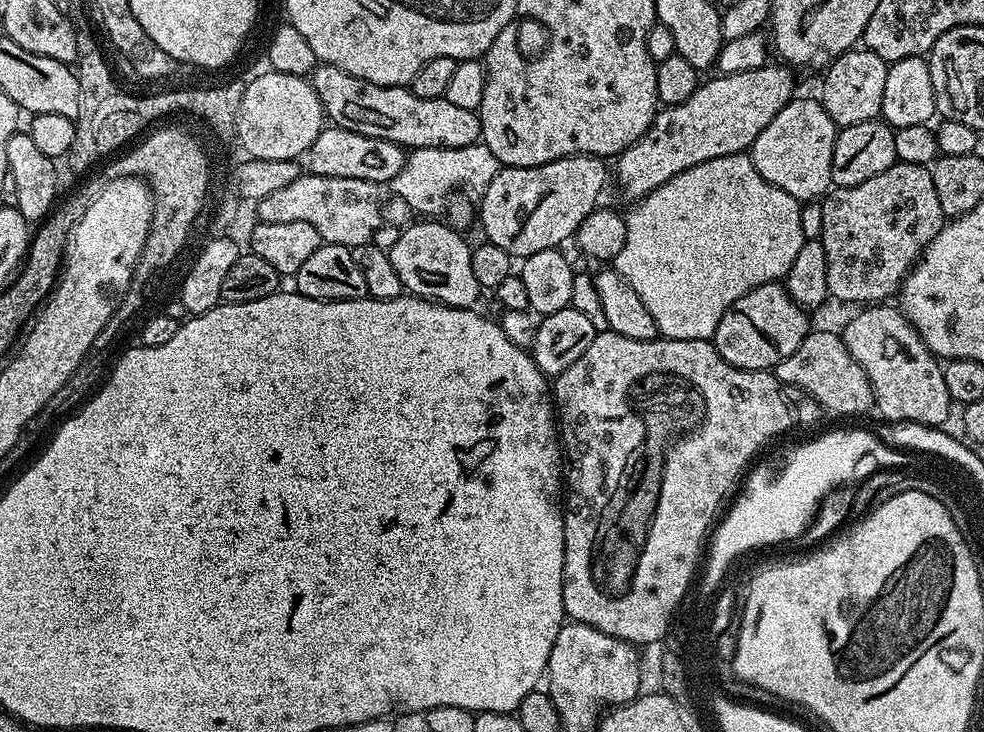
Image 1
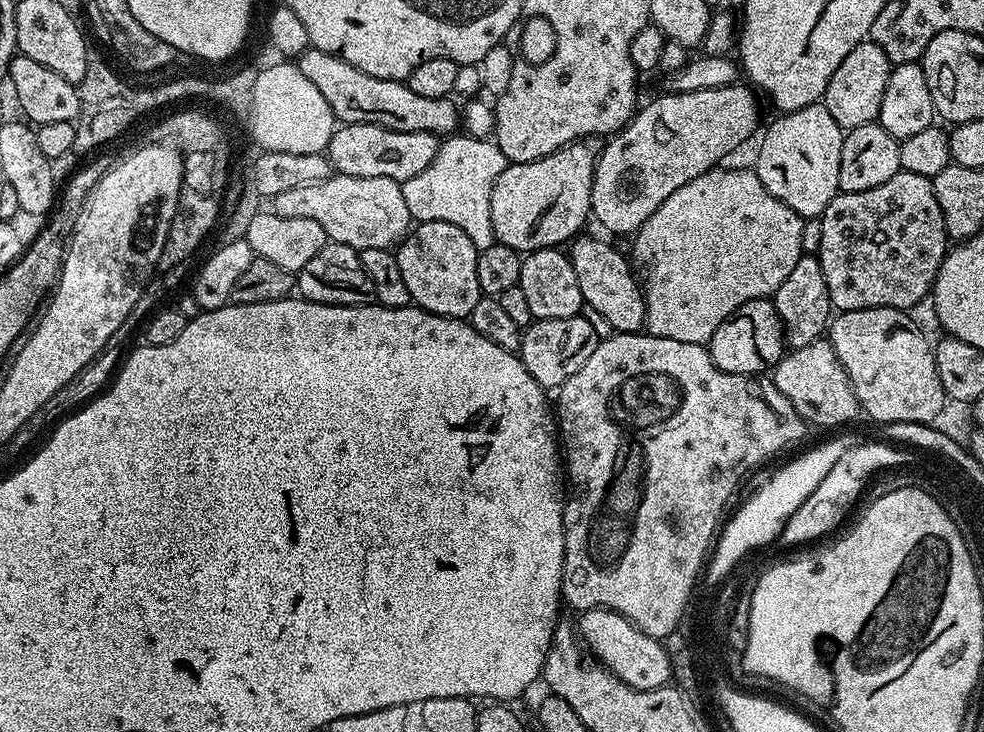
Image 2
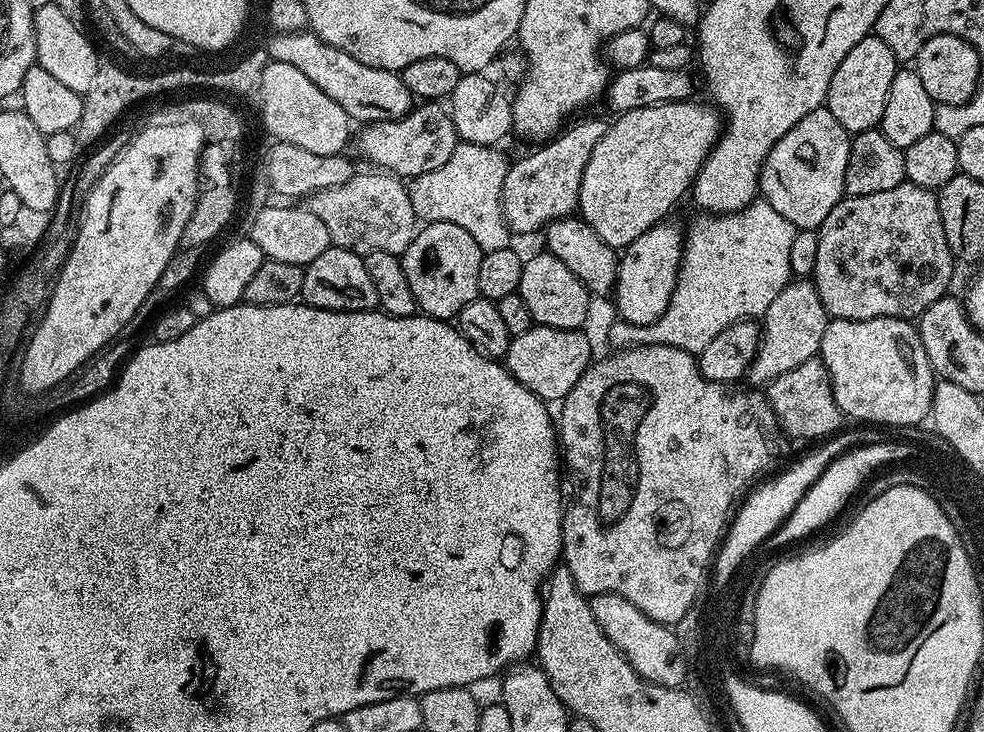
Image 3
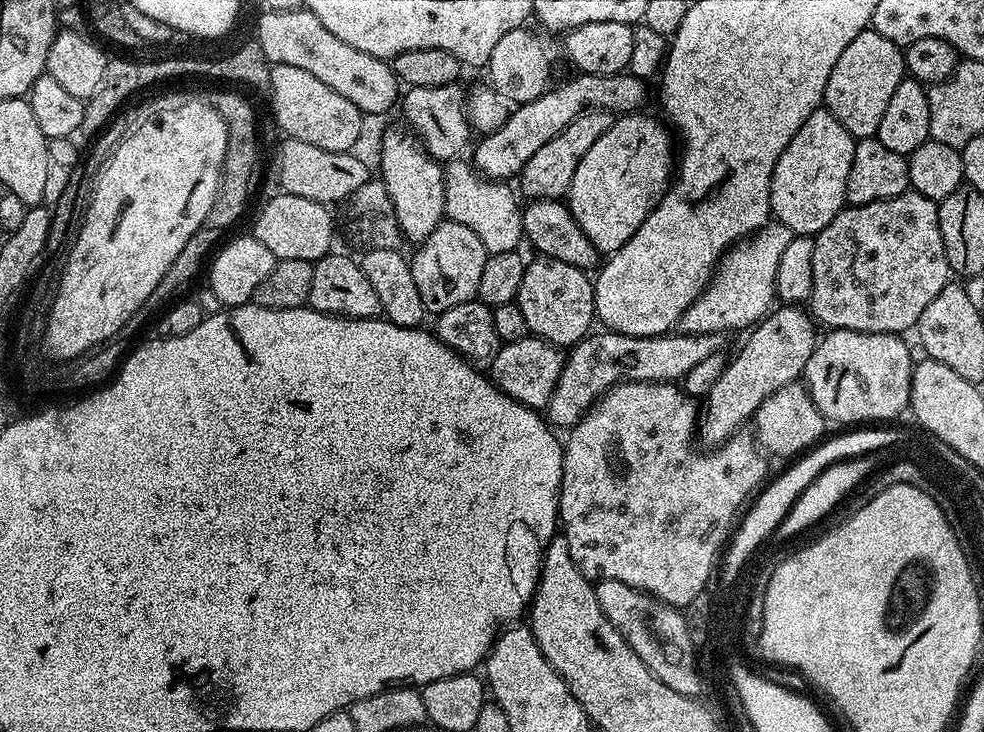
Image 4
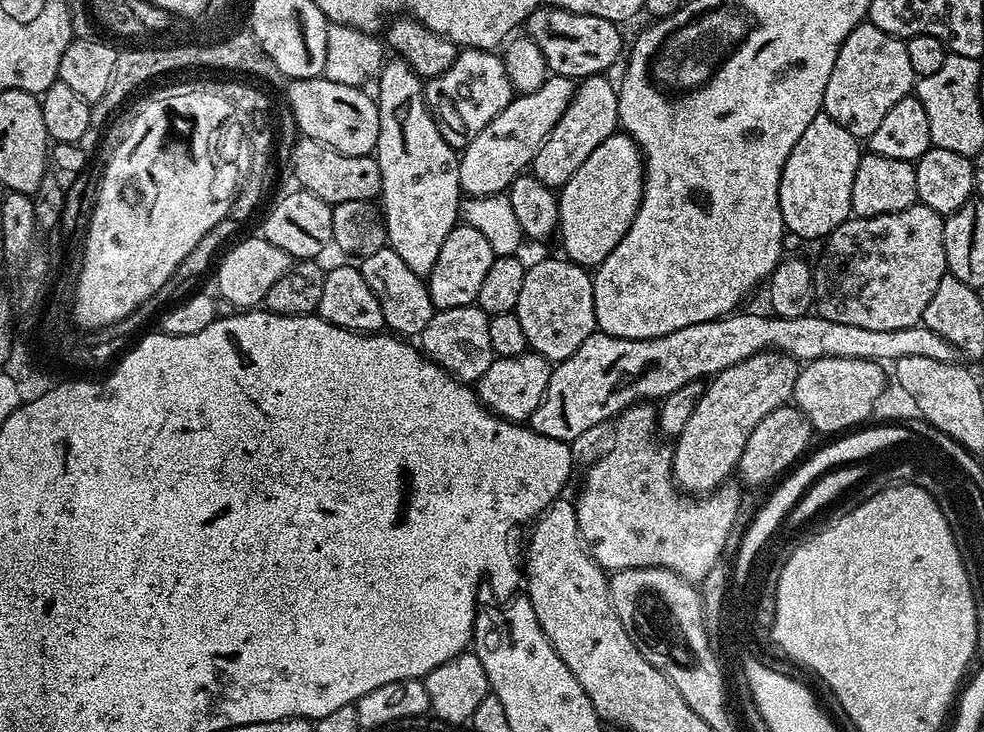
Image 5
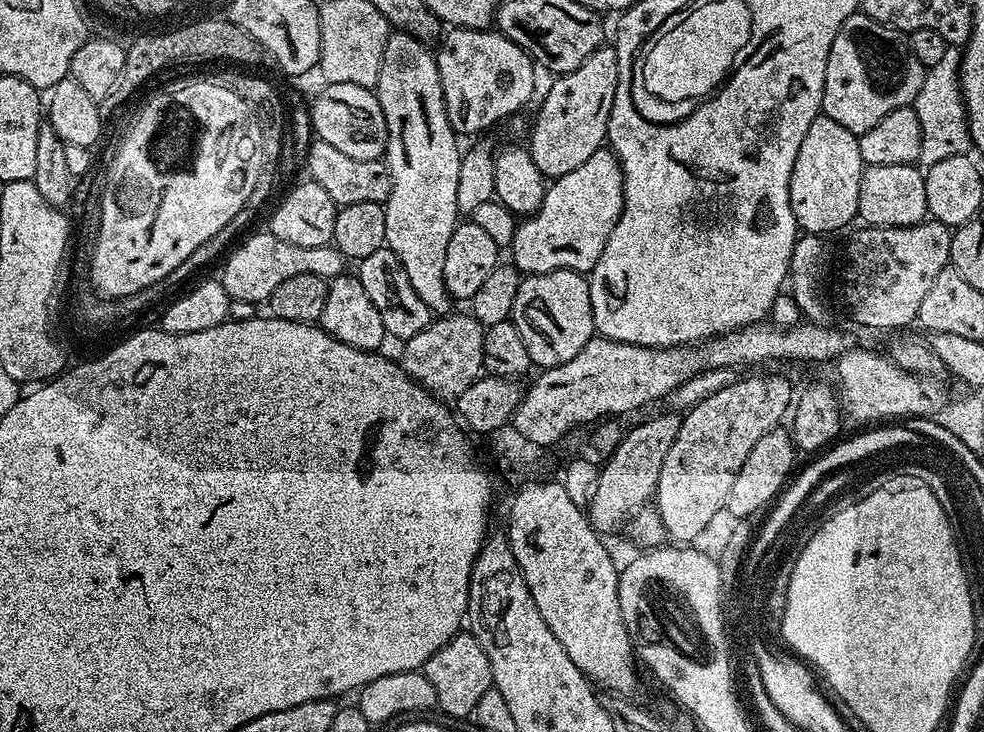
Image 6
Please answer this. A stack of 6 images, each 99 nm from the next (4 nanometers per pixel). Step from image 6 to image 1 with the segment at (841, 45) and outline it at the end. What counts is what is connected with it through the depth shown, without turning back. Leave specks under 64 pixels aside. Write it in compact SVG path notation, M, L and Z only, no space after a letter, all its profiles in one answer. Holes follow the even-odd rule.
M857 46L842 53L823 73L824 81L820 84L818 99L830 114L837 129L846 126L858 126L858 122L870 122L880 116L882 110L882 93L886 86L888 63L868 48Z

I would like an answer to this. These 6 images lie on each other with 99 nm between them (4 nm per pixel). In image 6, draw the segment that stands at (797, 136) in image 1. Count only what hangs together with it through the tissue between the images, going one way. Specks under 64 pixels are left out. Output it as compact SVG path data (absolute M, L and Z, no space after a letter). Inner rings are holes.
M818 115L810 122L798 158L794 158L794 170L790 174L790 210L794 210L797 229L808 234L836 232L857 219L858 182L866 165L860 153L860 137L857 133L838 126L834 118Z

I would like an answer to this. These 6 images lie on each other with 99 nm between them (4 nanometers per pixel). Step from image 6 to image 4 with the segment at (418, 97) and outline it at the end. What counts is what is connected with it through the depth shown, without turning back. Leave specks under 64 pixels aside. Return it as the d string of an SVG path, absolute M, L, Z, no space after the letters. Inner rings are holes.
M401 128L390 129L380 144L378 176L389 192L403 239L408 244L412 243L412 246L419 246L426 238L430 238L430 234L434 234L440 221L445 219L444 168L441 161L435 160L411 131Z

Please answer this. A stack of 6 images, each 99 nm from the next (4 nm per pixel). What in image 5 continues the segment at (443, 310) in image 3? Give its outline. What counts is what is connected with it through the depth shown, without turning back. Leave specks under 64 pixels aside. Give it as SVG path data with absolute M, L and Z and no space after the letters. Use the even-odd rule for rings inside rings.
M463 222L457 223L450 234L446 234L446 242L442 242L442 250L434 262L434 270L430 270L426 278L433 309L475 305L478 290L496 258L490 242L486 242L479 230L474 230L474 226Z

